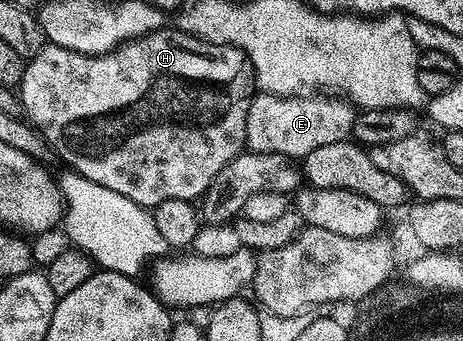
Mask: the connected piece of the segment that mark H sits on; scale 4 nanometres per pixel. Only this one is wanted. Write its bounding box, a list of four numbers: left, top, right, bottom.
[19,27,255,207]

